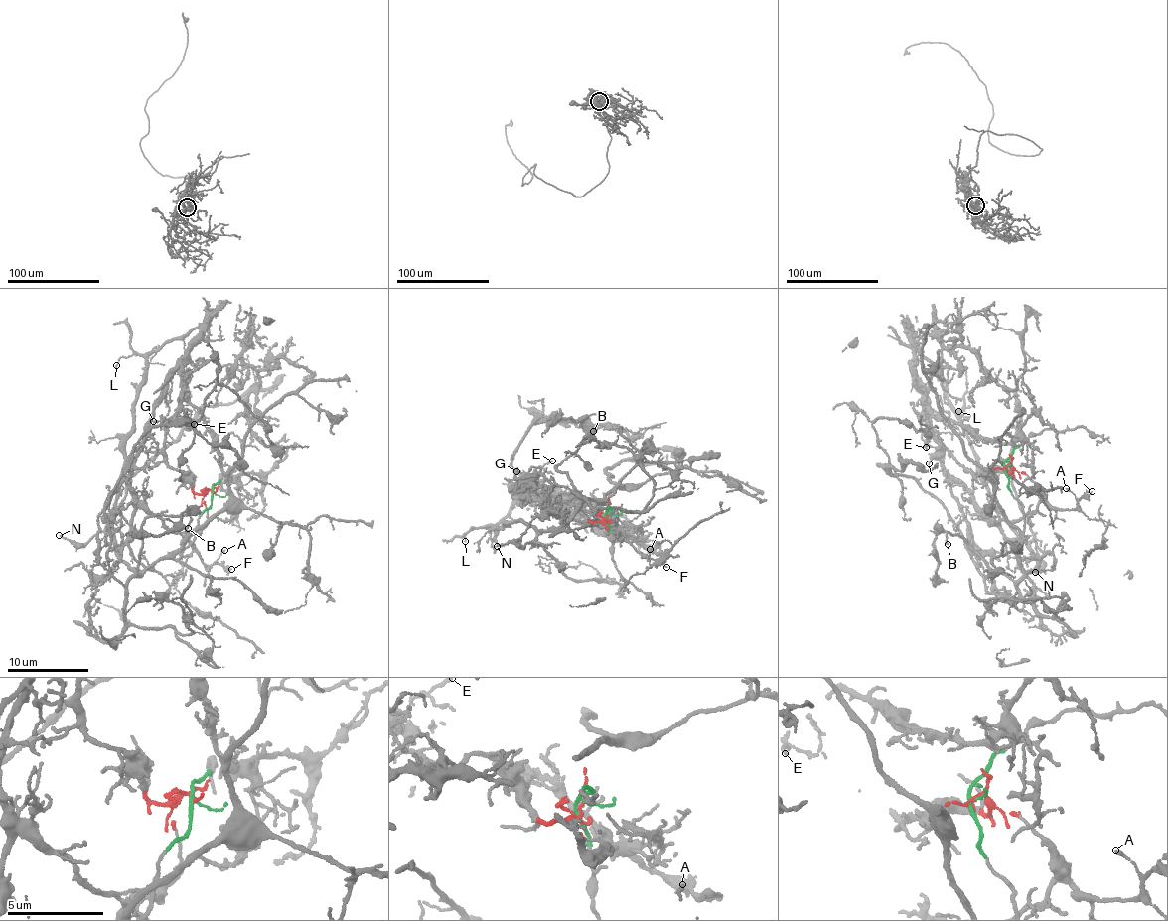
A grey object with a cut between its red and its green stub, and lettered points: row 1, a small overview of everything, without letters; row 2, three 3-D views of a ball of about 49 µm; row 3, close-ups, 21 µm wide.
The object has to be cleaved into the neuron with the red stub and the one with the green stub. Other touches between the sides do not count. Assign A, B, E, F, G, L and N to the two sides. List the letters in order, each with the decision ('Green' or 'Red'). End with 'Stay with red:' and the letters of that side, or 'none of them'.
A: Red
B: Green
E: Red
F: Red
G: Red
L: Green
N: Green
Stay with red: A, E, F, G

